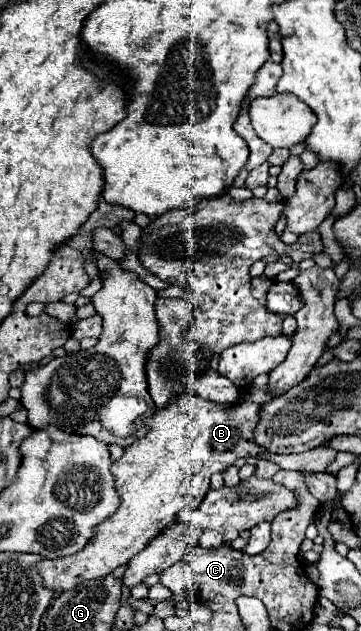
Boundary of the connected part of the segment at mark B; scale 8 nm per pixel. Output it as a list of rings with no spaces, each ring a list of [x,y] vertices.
[[[198,394],[176,396],[166,408],[146,418],[144,424],[150,432],[126,448],[124,456],[112,464],[116,486],[122,496],[122,504],[112,518],[102,522],[90,540],[90,544],[74,556],[56,560],[42,560],[38,572],[44,584],[56,594],[72,590],[84,580],[108,576],[114,568],[128,564],[132,556],[146,548],[146,544],[158,536],[166,526],[176,522],[176,514],[184,508],[198,508],[208,492],[210,476],[238,458],[266,458],[284,470],[304,472],[326,472],[334,462],[336,450],[332,446],[318,446],[302,454],[278,456],[254,444],[254,426],[258,422],[260,406],[252,402],[240,402],[228,412],[216,408],[212,402]]]

